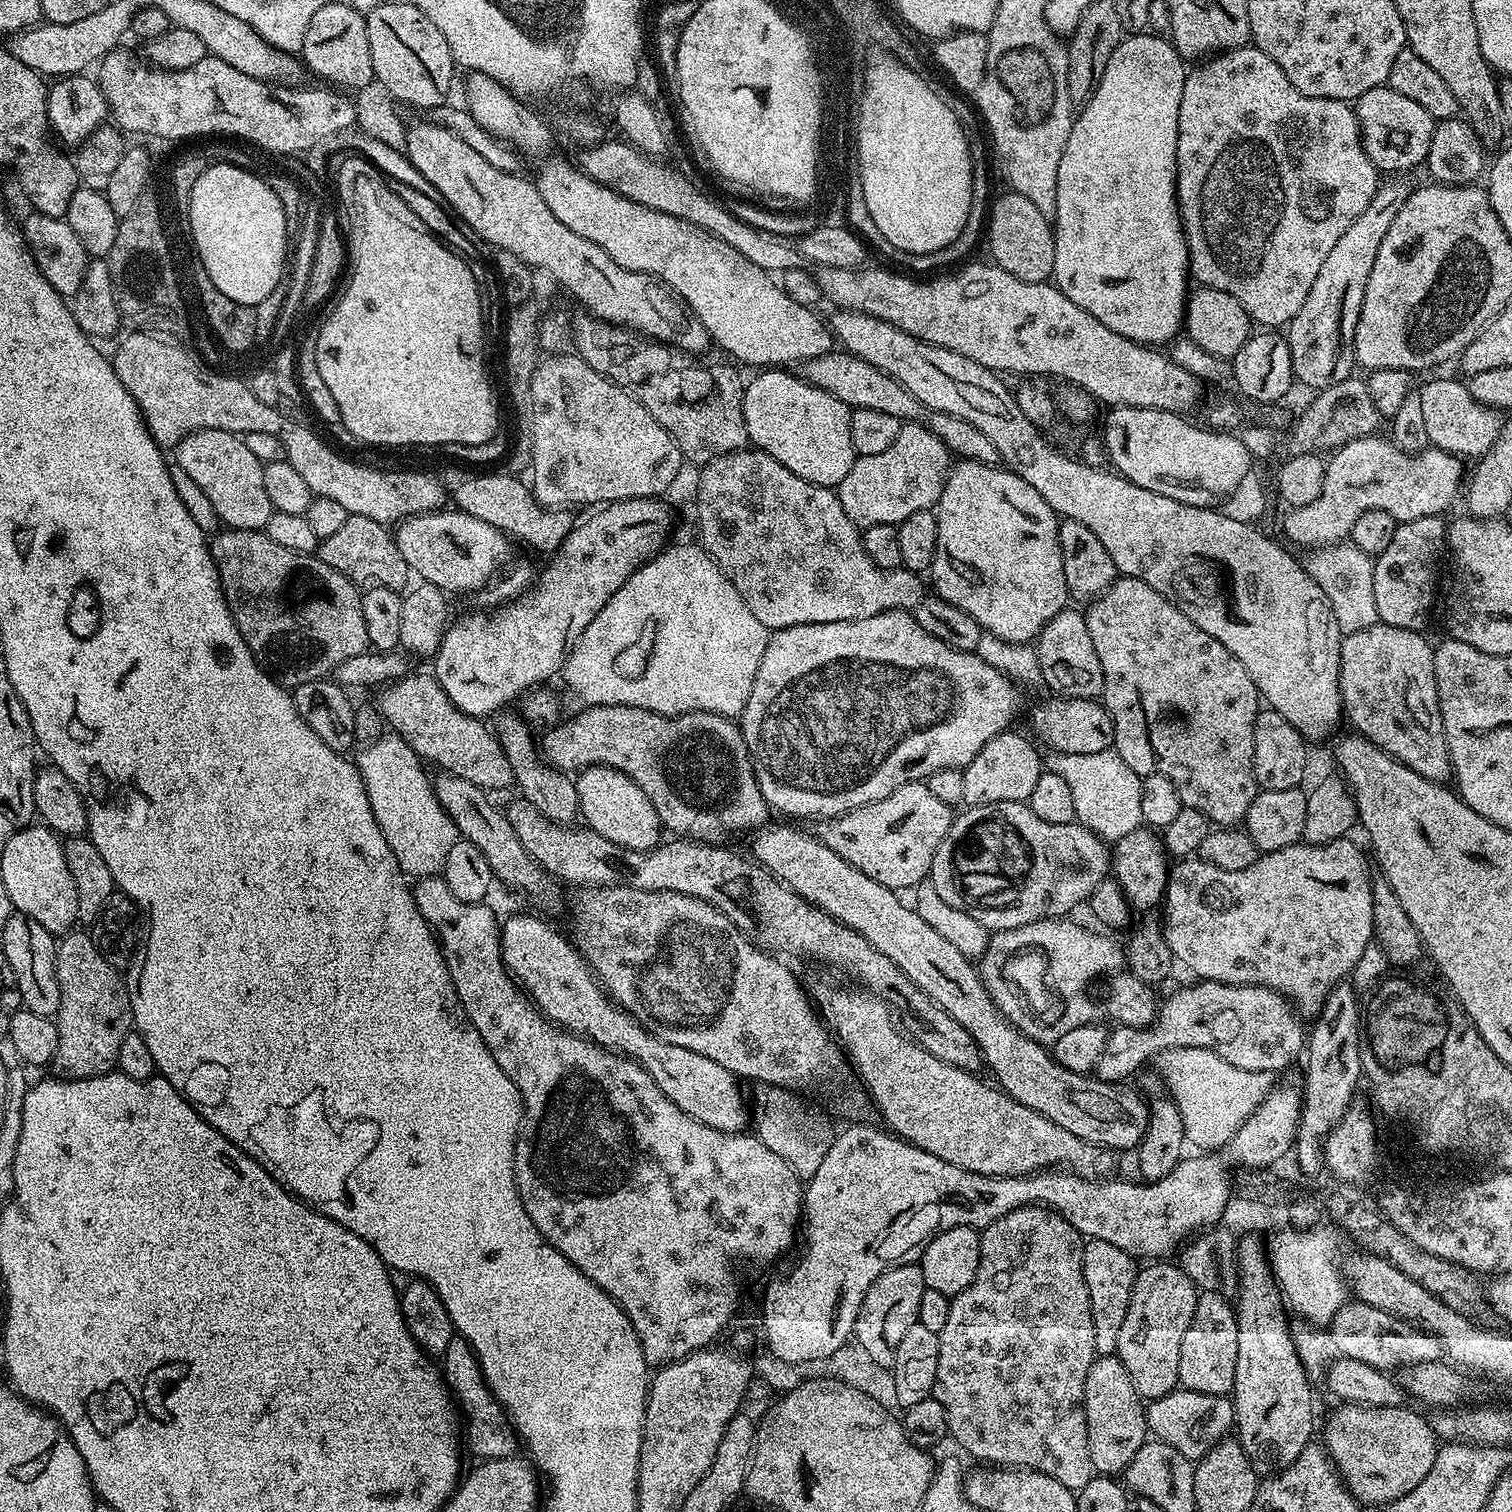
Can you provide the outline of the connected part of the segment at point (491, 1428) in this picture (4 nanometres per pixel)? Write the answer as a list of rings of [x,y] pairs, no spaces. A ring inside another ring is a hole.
[[[454,1334],[450,1338],[450,1343],[446,1345],[442,1357],[442,1375],[444,1383],[448,1385],[448,1391],[452,1393],[462,1413],[462,1436],[466,1441],[467,1451],[469,1448],[470,1451],[477,1452],[481,1461],[501,1460],[507,1456],[517,1455],[518,1437],[512,1421],[508,1419],[503,1406],[496,1401],[490,1386],[484,1381],[478,1358],[464,1336]]]

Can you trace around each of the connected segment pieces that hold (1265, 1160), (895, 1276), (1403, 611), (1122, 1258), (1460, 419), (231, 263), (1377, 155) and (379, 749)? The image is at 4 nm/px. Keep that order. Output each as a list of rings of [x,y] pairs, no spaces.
[[[1273,1087],[1263,1102],[1242,1122],[1242,1126],[1230,1137],[1226,1152],[1232,1155],[1236,1166],[1245,1169],[1267,1169],[1275,1165],[1284,1155],[1293,1151],[1296,1140],[1296,1128],[1300,1124],[1302,1092],[1299,1087],[1280,1088]]]
[[[901,1262],[895,1268],[885,1268],[870,1286],[856,1319],[854,1340],[862,1346],[862,1350],[870,1353],[870,1358],[874,1358],[878,1366],[891,1369],[898,1342],[902,1342],[906,1330],[916,1324],[918,1302],[924,1290],[922,1270],[916,1262]]]
[[[1427,516],[1397,523],[1393,539],[1374,564],[1374,602],[1379,621],[1412,631],[1421,631],[1432,608],[1436,588],[1436,566],[1447,543],[1447,523],[1443,517]]]
[[[1088,1240],[1084,1245],[1084,1281],[1090,1294],[1090,1314],[1094,1318],[1094,1346],[1097,1356],[1115,1356],[1118,1346],[1118,1330],[1122,1330],[1122,1322],[1126,1319],[1126,1310],[1130,1306],[1130,1294],[1134,1290],[1137,1261],[1126,1250],[1118,1250],[1118,1246],[1110,1246],[1110,1242]]]
[[[1432,380],[1419,389],[1422,398],[1422,419],[1431,447],[1441,448],[1461,458],[1479,458],[1494,445],[1503,430],[1505,417],[1499,411],[1474,398],[1467,383],[1460,380]]]
[[[212,164],[206,167],[194,182],[189,196],[189,216],[194,221],[193,242],[204,263],[206,274],[226,298],[255,306],[274,292],[286,272],[284,254],[286,255],[289,251],[287,226],[290,223],[290,217],[283,212],[278,194],[256,172],[254,174],[247,172],[244,168],[235,168],[232,164]]]
[[[1390,87],[1366,90],[1354,101],[1356,121],[1360,127],[1360,140],[1368,151],[1377,173],[1404,174],[1407,168],[1416,168],[1425,163],[1430,150],[1430,138],[1434,138],[1437,121],[1418,102],[1398,94]]]
[[[384,734],[380,739],[359,749],[360,757],[354,763],[362,774],[362,782],[366,786],[366,794],[370,798],[370,810],[374,810],[374,818],[390,846],[394,850],[394,858],[398,858],[398,866],[408,878],[421,876],[439,876],[446,866],[446,854],[461,839],[460,831],[448,817],[448,811],[440,805],[436,797],[433,781],[428,780],[425,761],[410,747],[405,740],[395,734]]]

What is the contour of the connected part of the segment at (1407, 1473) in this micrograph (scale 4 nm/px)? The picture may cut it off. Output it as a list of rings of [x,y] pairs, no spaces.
[[[1341,1403],[1328,1416],[1324,1424],[1324,1440],[1322,1447],[1328,1453],[1339,1477],[1343,1480],[1352,1497],[1361,1505],[1377,1504],[1383,1506],[1392,1500],[1402,1498],[1430,1474],[1430,1466],[1434,1466],[1438,1437],[1432,1429],[1429,1417],[1419,1416],[1411,1412],[1408,1406],[1399,1408],[1369,1408],[1363,1404]]]

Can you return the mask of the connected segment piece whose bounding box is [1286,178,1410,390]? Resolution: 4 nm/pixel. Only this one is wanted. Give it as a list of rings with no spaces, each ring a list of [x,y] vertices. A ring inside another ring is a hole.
[[[1388,178],[1379,185],[1366,210],[1358,214],[1354,222],[1338,238],[1330,254],[1326,254],[1326,262],[1318,269],[1318,278],[1314,278],[1314,286],[1310,286],[1310,294],[1306,294],[1306,302],[1302,302],[1302,310],[1286,326],[1286,339],[1290,346],[1290,362],[1292,374],[1297,381],[1300,380],[1311,390],[1329,388],[1338,382],[1349,379],[1353,375],[1352,368],[1356,364],[1354,354],[1354,330],[1358,326],[1358,318],[1362,310],[1362,302],[1366,294],[1366,282],[1370,278],[1370,270],[1374,270],[1374,257],[1378,254],[1378,246],[1382,246],[1382,238],[1386,238],[1386,230],[1390,230],[1390,222],[1394,222],[1394,214],[1402,210],[1402,202],[1406,202],[1410,185],[1404,178]]]

